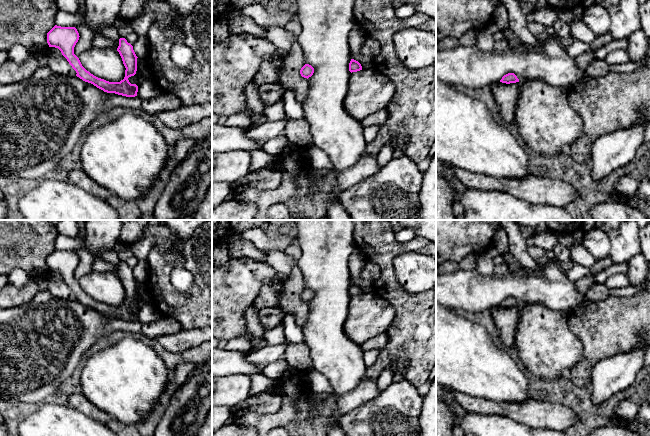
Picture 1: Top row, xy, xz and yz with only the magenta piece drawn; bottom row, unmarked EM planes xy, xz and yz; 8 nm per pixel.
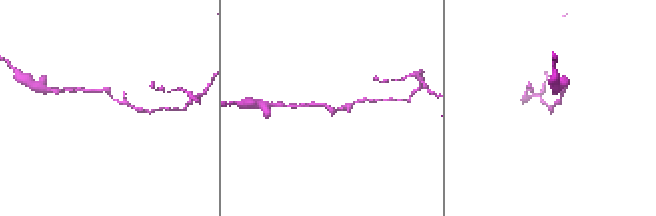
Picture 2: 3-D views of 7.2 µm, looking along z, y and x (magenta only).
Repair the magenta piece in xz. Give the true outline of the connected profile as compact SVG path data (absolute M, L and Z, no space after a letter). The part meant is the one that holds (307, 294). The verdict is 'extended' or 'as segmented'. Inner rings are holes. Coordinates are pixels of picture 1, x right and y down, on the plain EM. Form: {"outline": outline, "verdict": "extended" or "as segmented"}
{"outline": "M305 288L300 294L301 300L307 303L311 301L313 297L314 297L314 292L309 288Z", "verdict": "as segmented"}

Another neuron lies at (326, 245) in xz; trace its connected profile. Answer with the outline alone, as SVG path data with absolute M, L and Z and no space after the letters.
M293 220L298 229L297 244L301 255L297 266L303 274L306 288L314 292L314 297L308 302L307 323L303 327L304 342L310 350L314 370L326 377L337 396L353 390L362 381L367 367L365 366L361 346L351 341L344 333L344 324L348 316L351 296L350 269L348 259L356 245L353 239L354 220Z

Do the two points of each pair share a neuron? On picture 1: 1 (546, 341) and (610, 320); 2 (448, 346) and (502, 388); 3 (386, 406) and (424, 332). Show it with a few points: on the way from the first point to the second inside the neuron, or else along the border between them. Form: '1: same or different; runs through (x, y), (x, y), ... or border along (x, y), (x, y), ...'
1: different; border along (567, 316), (570, 330), (581, 342), (581, 354)
2: same; runs through (461, 355), (489, 375)
3: different; border along (404, 378), (417, 388)

